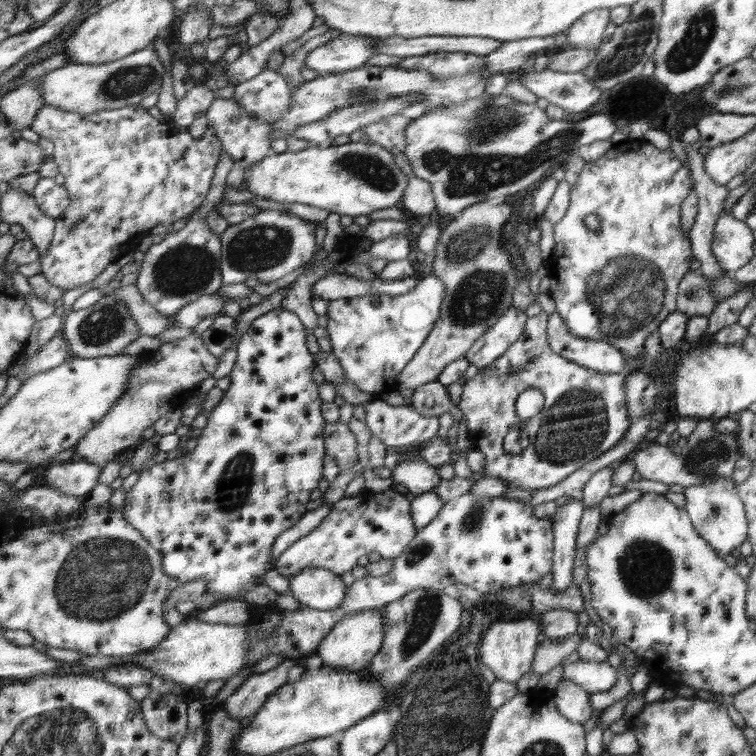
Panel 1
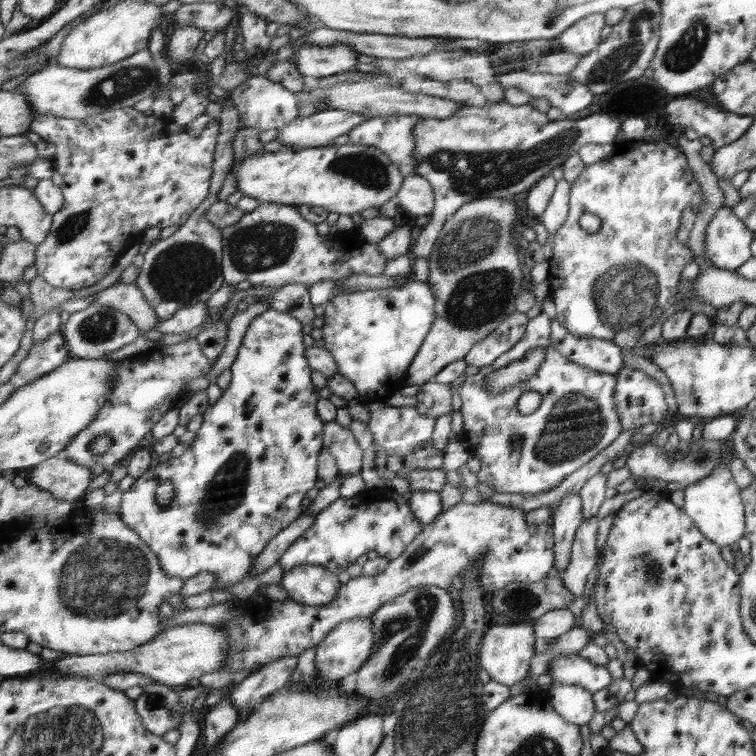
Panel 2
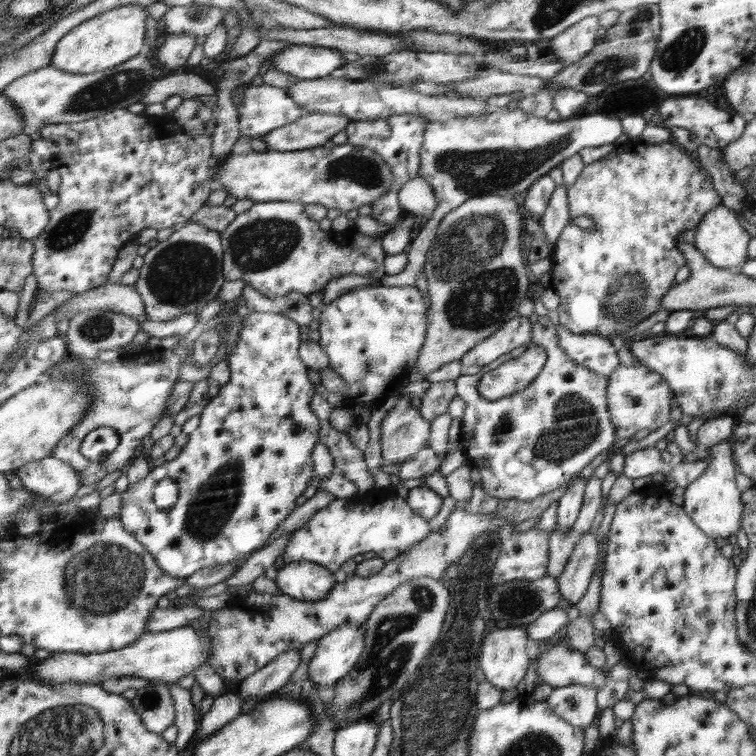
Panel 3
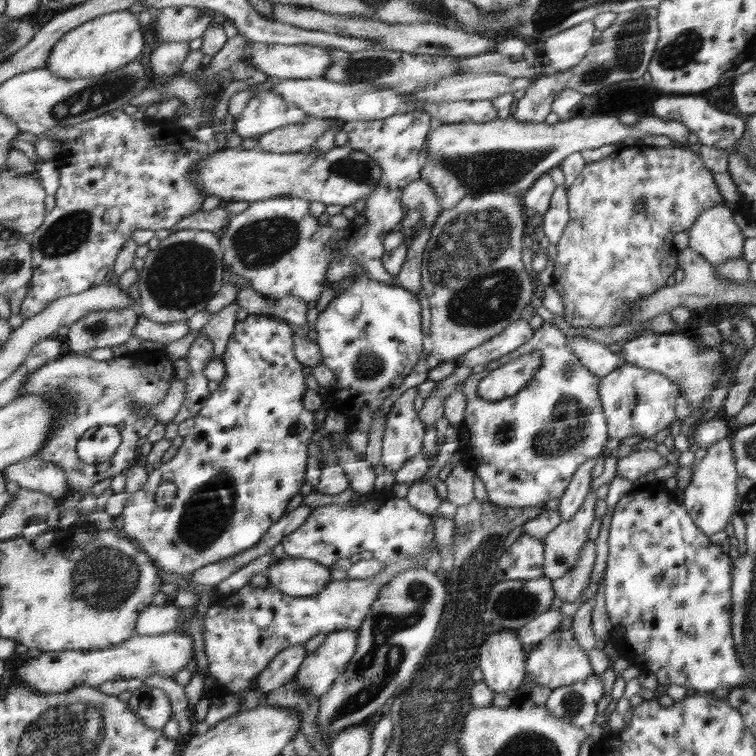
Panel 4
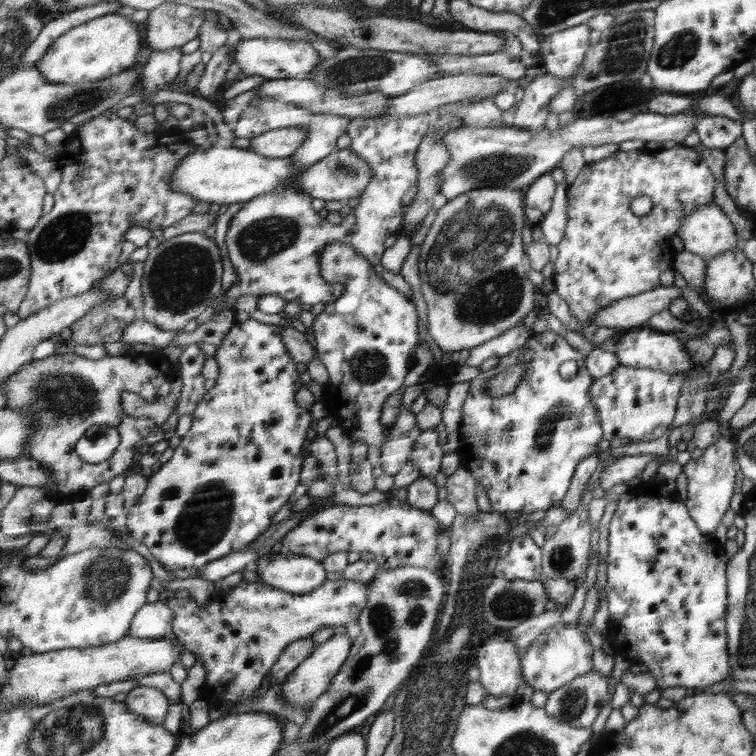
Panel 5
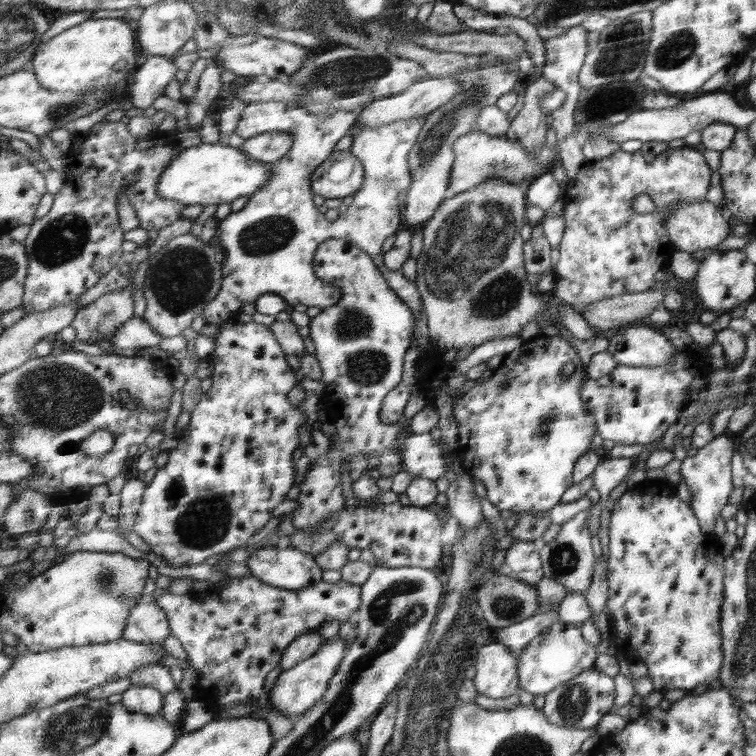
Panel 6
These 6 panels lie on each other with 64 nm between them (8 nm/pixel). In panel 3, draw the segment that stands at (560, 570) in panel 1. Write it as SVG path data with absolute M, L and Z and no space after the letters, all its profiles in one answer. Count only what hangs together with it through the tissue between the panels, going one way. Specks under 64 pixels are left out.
M573 478L572 486L559 498L555 530L568 532L576 522L583 503L586 481L588 480Z

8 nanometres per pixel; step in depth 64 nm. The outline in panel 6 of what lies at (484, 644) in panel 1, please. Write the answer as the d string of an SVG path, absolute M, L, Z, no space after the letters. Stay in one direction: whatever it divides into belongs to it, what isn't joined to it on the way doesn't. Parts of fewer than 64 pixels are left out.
M500 641L482 645L472 679L478 694L490 698L506 698L520 687L517 656Z

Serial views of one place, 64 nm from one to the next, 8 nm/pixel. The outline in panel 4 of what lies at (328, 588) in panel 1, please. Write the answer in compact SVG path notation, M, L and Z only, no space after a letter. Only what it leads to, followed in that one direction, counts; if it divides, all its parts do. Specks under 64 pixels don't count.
M287 558L275 561L265 572L270 586L295 597L314 596L330 582L330 568L322 563Z

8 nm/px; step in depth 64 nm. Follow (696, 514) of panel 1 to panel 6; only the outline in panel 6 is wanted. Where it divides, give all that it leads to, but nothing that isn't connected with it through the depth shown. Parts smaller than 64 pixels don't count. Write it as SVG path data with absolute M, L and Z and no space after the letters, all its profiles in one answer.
M722 434L698 449L694 456L686 457L681 464L680 474L686 481L691 494L689 505L694 506L693 514L698 514L697 520L701 522L702 530L707 533L714 531L716 518L720 516L722 508L728 504L730 492L734 490L732 488L732 466L730 466L732 454L734 454L734 444L730 436Z

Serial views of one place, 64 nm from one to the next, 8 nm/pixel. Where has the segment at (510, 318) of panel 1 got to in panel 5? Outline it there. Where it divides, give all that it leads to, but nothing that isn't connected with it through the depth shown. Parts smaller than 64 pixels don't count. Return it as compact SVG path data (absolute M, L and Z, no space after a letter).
M525 325L515 326L504 334L500 334L493 341L478 346L477 349L470 349L470 356L464 362L466 366L480 366L488 358L504 357L516 349L520 349L530 338L531 334Z

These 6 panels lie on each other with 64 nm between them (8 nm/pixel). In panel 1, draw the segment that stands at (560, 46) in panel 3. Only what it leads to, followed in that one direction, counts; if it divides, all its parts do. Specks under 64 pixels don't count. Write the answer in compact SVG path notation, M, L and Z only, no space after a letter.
M598 8L586 13L568 29L568 45L564 48L598 49L604 42L602 33L610 24L611 8Z

